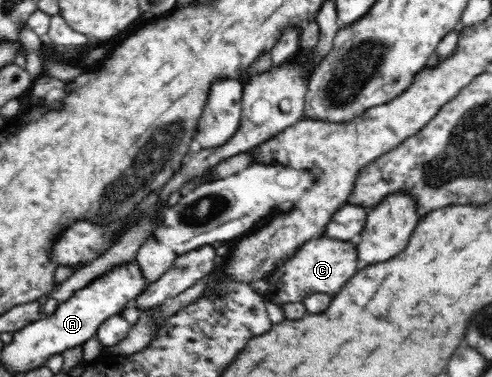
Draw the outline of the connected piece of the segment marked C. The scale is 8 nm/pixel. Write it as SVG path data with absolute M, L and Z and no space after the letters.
M315 238L303 243L293 257L283 262L267 278L265 299L279 306L291 302L301 302L311 293L339 293L339 289L357 273L357 248L355 241L343 241L327 238Z

